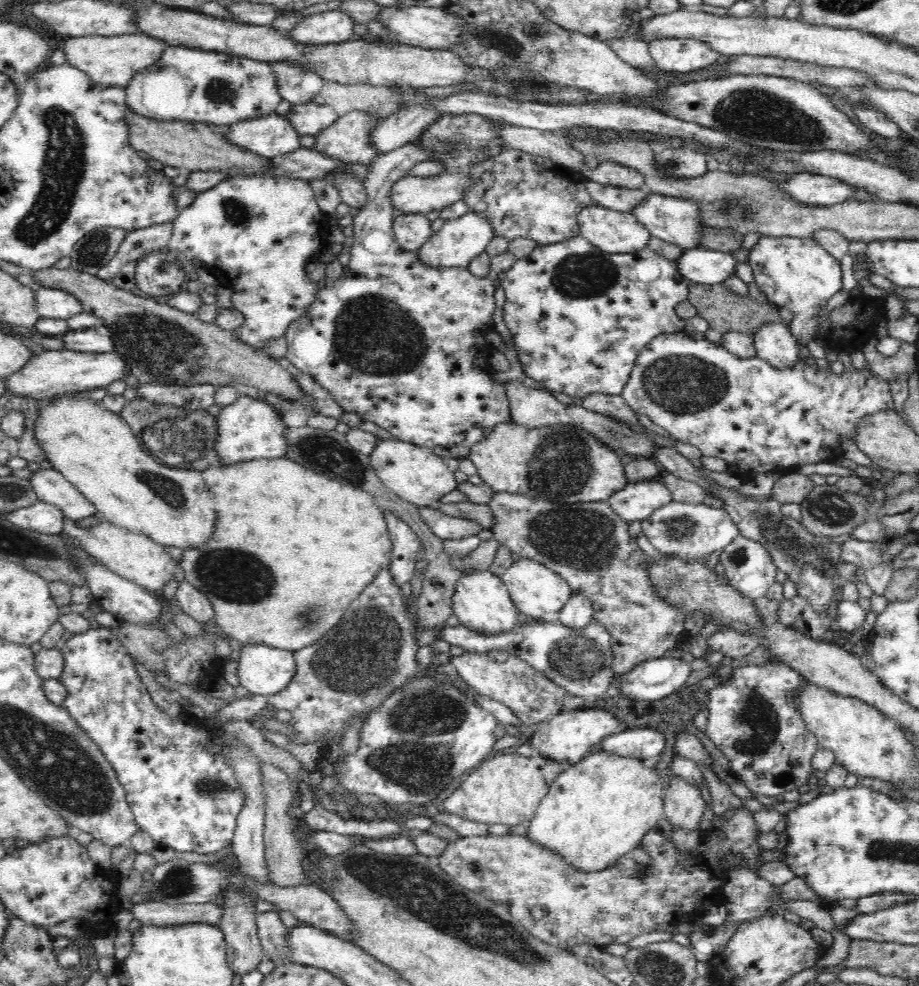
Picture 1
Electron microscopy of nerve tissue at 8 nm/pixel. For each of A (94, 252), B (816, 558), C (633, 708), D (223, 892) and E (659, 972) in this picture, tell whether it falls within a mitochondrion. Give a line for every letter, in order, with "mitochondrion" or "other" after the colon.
A: mitochondrion
B: mitochondrion
C: other
D: other
E: mitochondrion

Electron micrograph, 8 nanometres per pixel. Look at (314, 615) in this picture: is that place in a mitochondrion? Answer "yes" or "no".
yes

